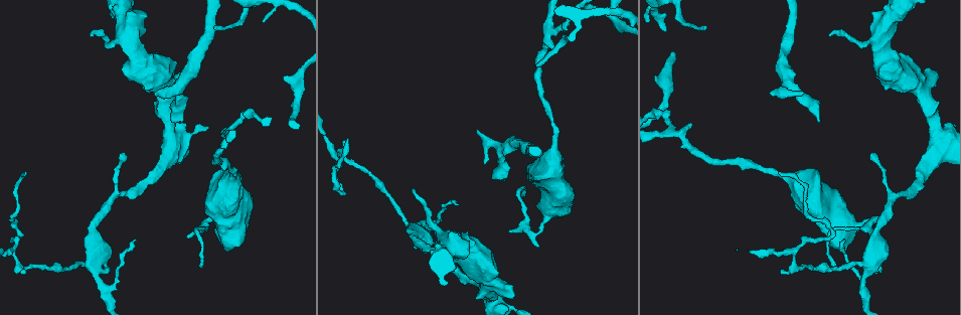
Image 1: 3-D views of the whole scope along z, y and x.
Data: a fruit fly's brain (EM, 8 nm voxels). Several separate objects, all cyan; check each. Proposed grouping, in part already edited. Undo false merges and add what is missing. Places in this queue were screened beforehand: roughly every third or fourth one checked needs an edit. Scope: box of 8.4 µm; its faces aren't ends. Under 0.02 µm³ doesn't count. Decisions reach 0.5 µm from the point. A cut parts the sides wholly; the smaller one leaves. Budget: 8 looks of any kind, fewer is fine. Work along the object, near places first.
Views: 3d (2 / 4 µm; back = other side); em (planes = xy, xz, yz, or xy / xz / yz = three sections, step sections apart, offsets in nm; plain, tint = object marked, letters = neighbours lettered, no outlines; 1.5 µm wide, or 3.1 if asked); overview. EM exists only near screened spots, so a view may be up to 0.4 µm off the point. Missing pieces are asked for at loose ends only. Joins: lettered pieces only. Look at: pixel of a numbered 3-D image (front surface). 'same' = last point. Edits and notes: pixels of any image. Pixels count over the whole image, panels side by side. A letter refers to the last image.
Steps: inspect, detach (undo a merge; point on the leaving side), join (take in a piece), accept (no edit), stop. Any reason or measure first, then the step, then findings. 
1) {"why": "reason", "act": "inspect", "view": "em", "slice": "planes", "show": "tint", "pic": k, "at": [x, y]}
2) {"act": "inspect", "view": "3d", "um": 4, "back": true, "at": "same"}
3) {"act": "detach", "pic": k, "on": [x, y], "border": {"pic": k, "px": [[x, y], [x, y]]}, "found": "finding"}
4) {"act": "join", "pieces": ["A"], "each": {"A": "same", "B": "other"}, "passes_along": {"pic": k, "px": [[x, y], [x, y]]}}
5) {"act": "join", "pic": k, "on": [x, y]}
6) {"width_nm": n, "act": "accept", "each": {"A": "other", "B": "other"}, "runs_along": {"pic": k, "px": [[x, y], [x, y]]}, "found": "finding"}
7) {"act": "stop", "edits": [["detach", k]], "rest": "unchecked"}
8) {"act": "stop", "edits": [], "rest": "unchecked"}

{"why": "a narrow waist", "act": "inspect", "view": "em", "slice": "planes", "show": "letters", "pic": 1, "at": [871, 219]}

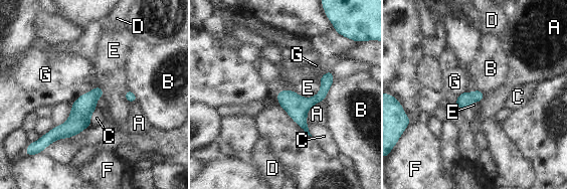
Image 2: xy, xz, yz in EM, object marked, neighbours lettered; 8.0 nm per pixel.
{"act": "accept", "each": {"A": "other", "B": "other", "C": "other", "D": "other", "E": "other", "F": "other", "G": "other"}, "border": {"pic": 2, "px": [[98, 84], [72, 104]]}, "found": "one cell here"}

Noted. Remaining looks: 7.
{"why": "free end", "act": "inspect", "view": "3d", "um": 4, "back": true, "pic": 1, "at": [182, 120]}

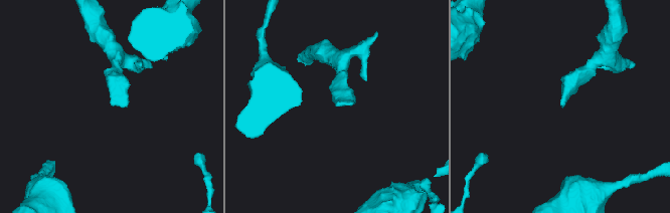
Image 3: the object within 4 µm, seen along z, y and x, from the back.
{"act": "inspect", "view": "em", "slice": "planes", "show": "tint", "pic": 3, "at": [112, 104]}

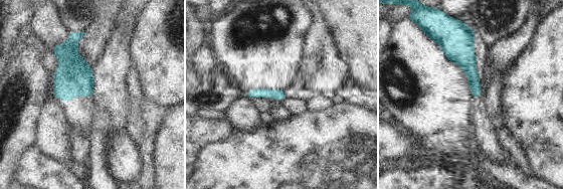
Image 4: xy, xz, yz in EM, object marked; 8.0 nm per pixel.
{"act": "inspect", "view": "em", "slice": "planes", "show": "letters", "at": "same"}

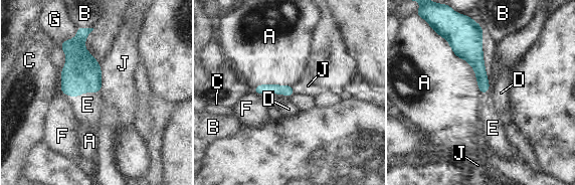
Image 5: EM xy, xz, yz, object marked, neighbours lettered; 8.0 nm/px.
{"longest_contact_nm": ["A", 600], "act": "join", "pieces": ["E"], "each": {"A": "other", "B": "other", "C": "other", "D": "other", "E": "same", "F": "other", "G": "other", "J": "other"}, "passes_along": {"pic": 5, "px": [[81, 73], [86, 91], [87, 105]]}, "found": "the cell continues"}

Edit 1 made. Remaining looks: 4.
{"why": "redraw", "act": "inspect", "view": "overview"}

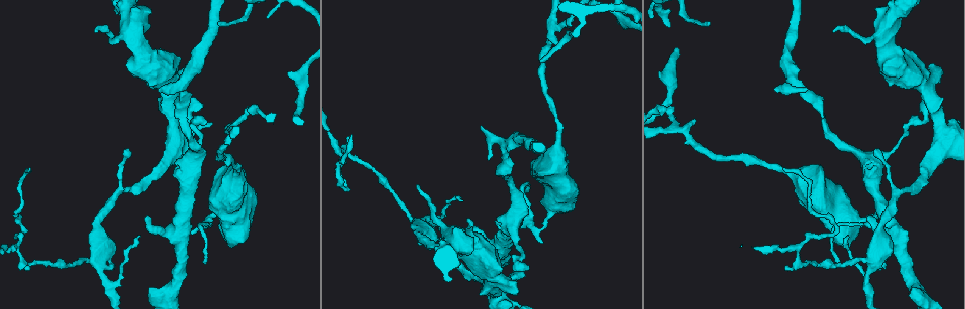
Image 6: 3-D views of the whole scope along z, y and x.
{"why": "an open end", "act": "inspect", "view": "em", "slice": "yz", "step": 8, "show": "tint", "pic": 6, "at": [867, 218]}

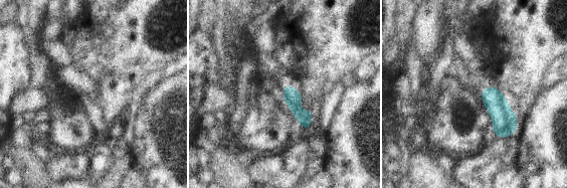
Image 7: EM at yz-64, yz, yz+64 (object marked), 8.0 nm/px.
{"act": "inspect", "view": "em", "slice": "planes", "show": "letters", "at": "same"}

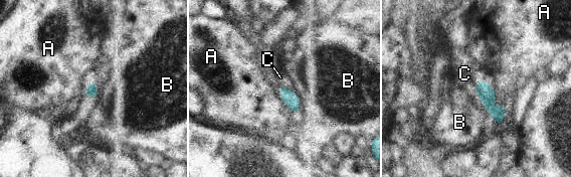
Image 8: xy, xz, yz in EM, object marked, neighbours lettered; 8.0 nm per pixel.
{"act": "join", "pieces": ["C"], "each": {"A": "other", "B": "other", "C": "same"}, "passes_along": {"pic": 8, "px": [[486, 93], [477, 83], [464, 73]]}, "found": "the cell continues"}

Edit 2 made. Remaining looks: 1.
{"act": "stop", "edits": [["join", 5], ["join", 8]], "rest": "unchecked"}

